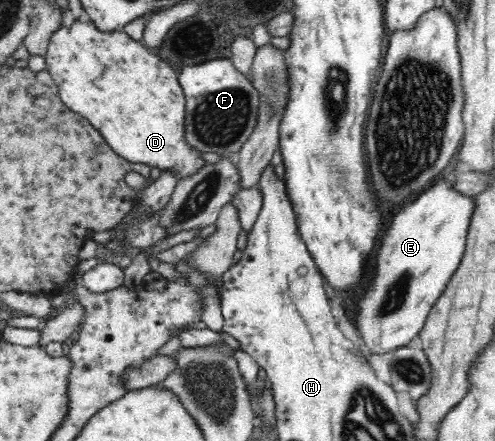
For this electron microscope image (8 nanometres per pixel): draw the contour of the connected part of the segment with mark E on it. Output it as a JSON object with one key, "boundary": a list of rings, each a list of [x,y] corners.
{"boundary":[[[444,180],[428,186],[393,220],[376,252],[374,276],[360,294],[354,322],[362,342],[373,354],[407,346],[424,326],[436,300],[447,288],[464,254],[474,199],[452,189]]]}

